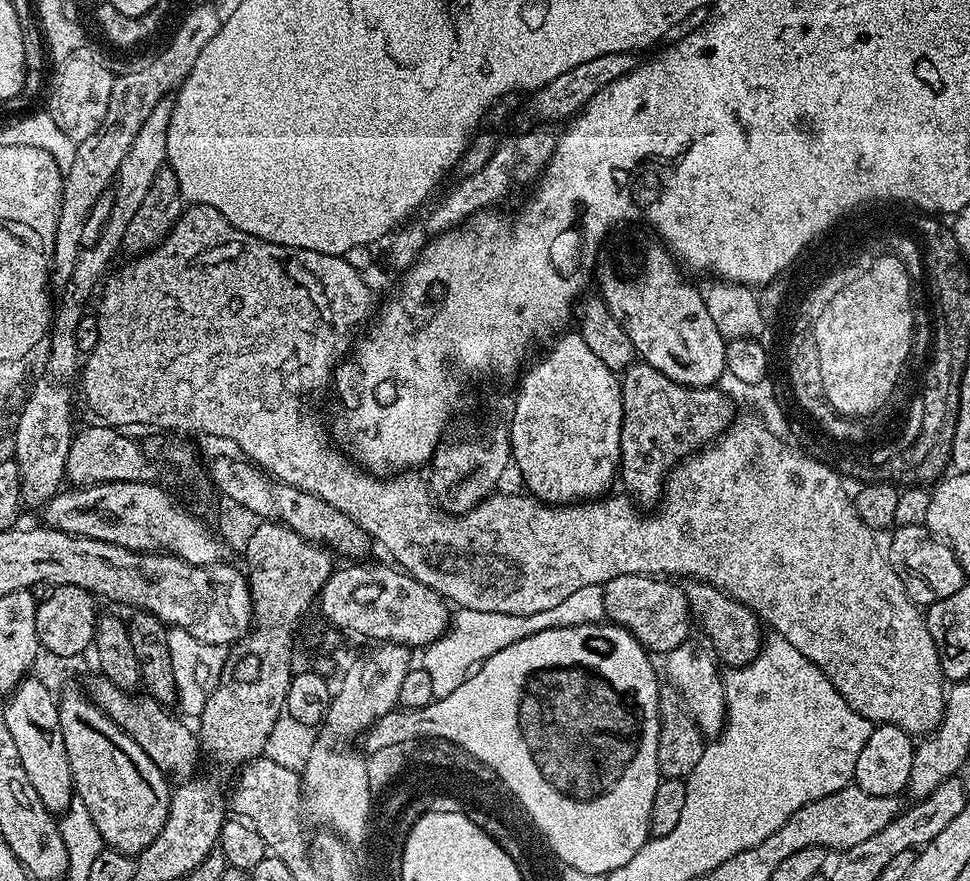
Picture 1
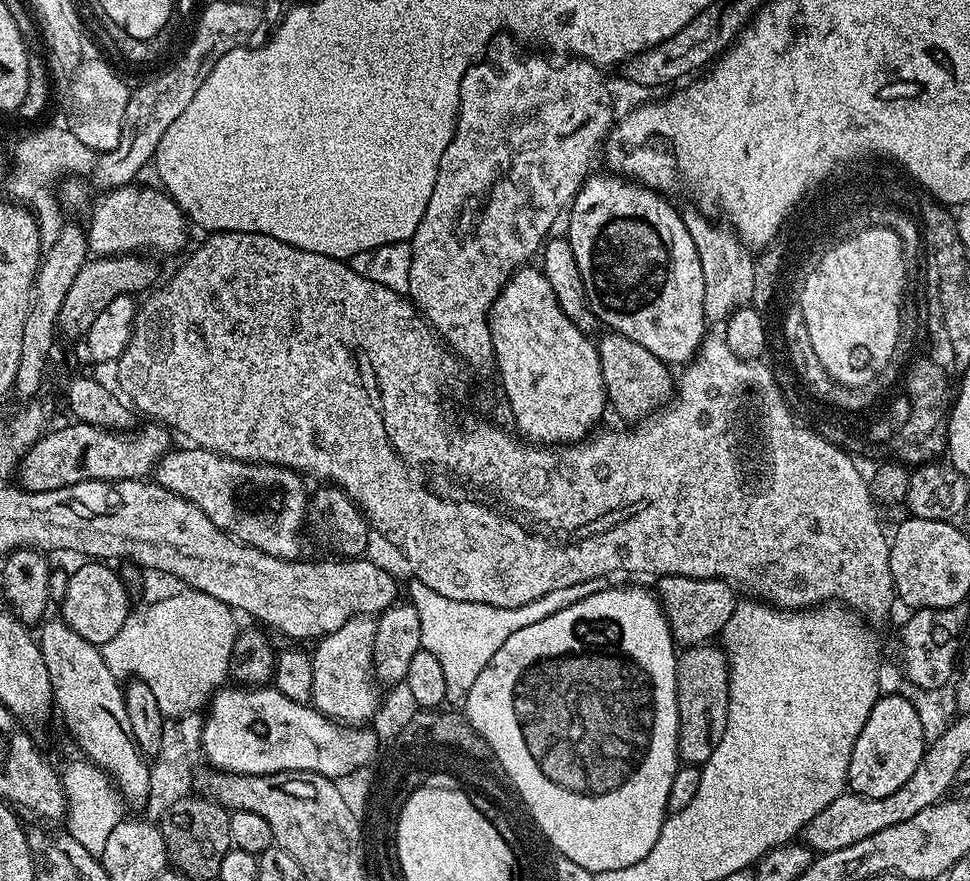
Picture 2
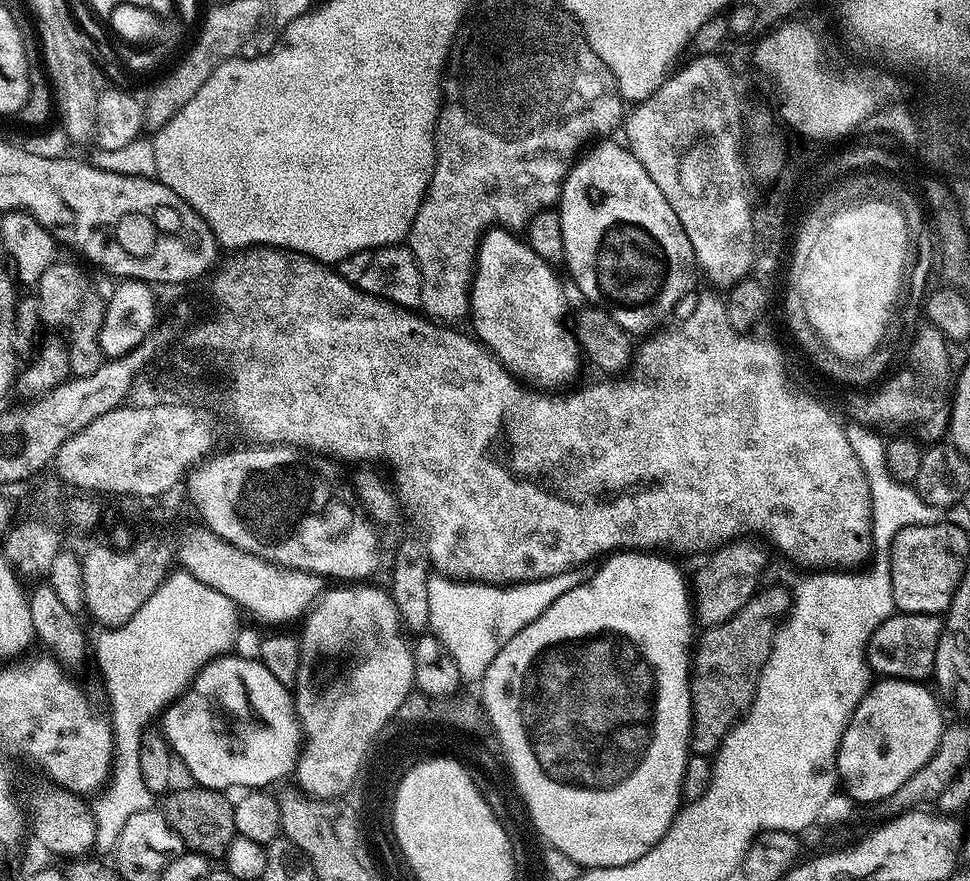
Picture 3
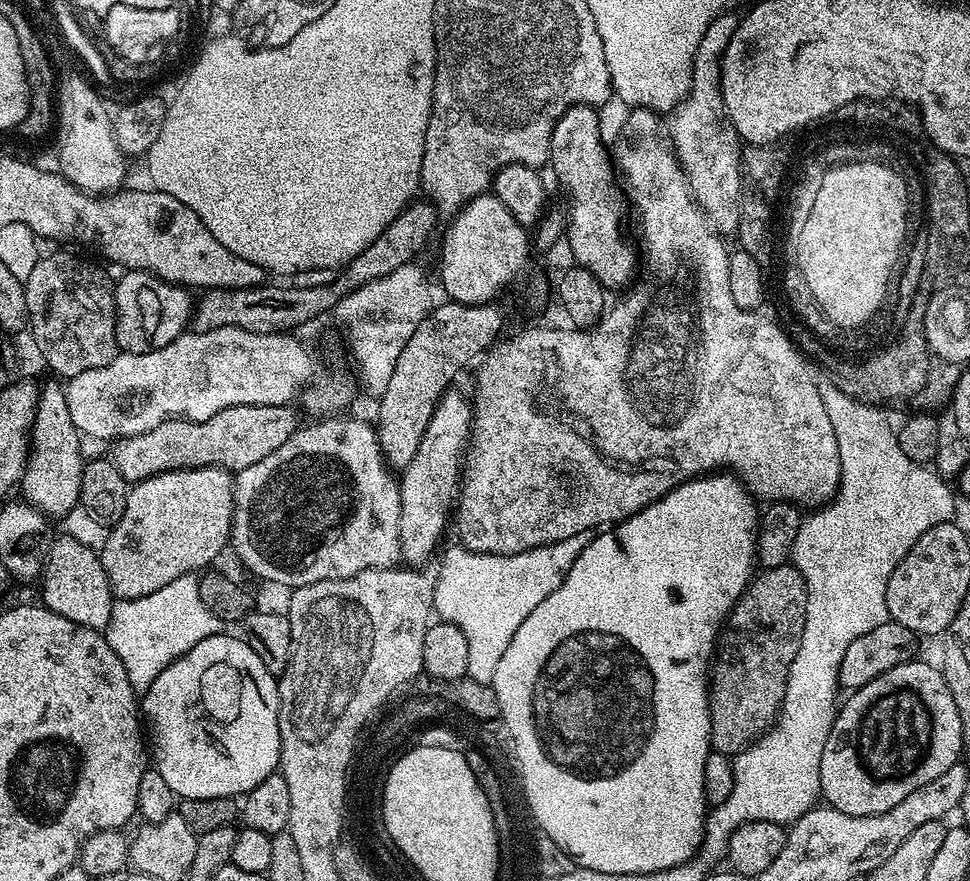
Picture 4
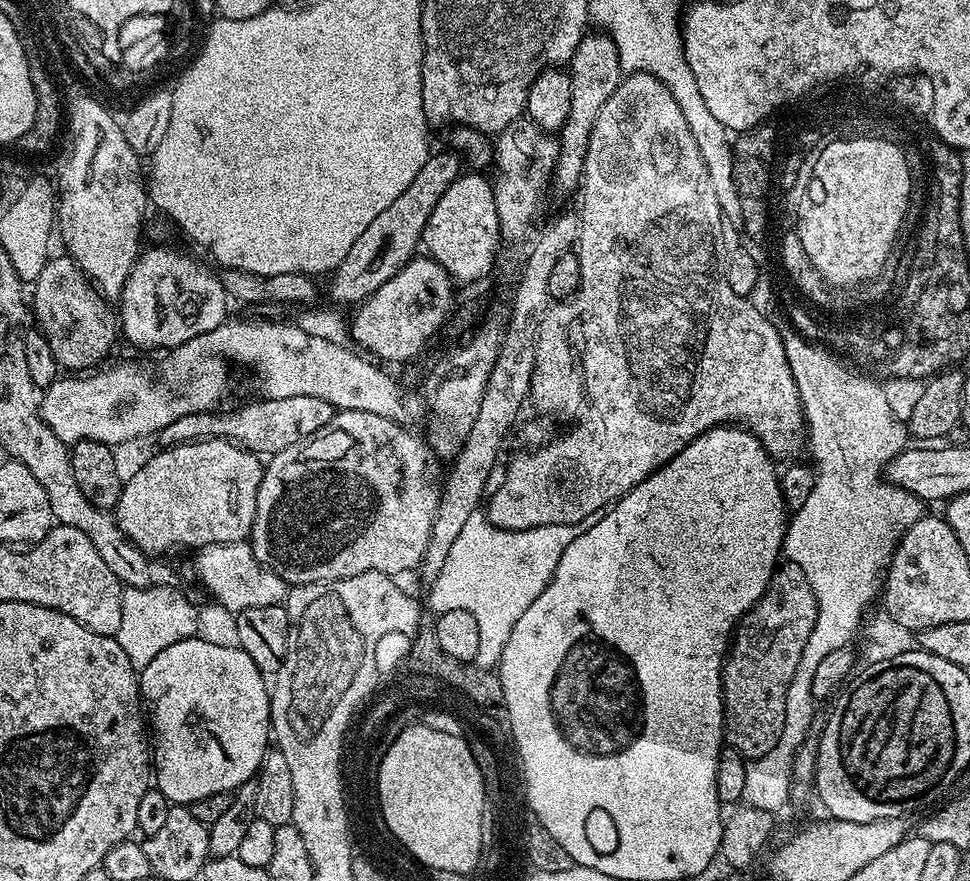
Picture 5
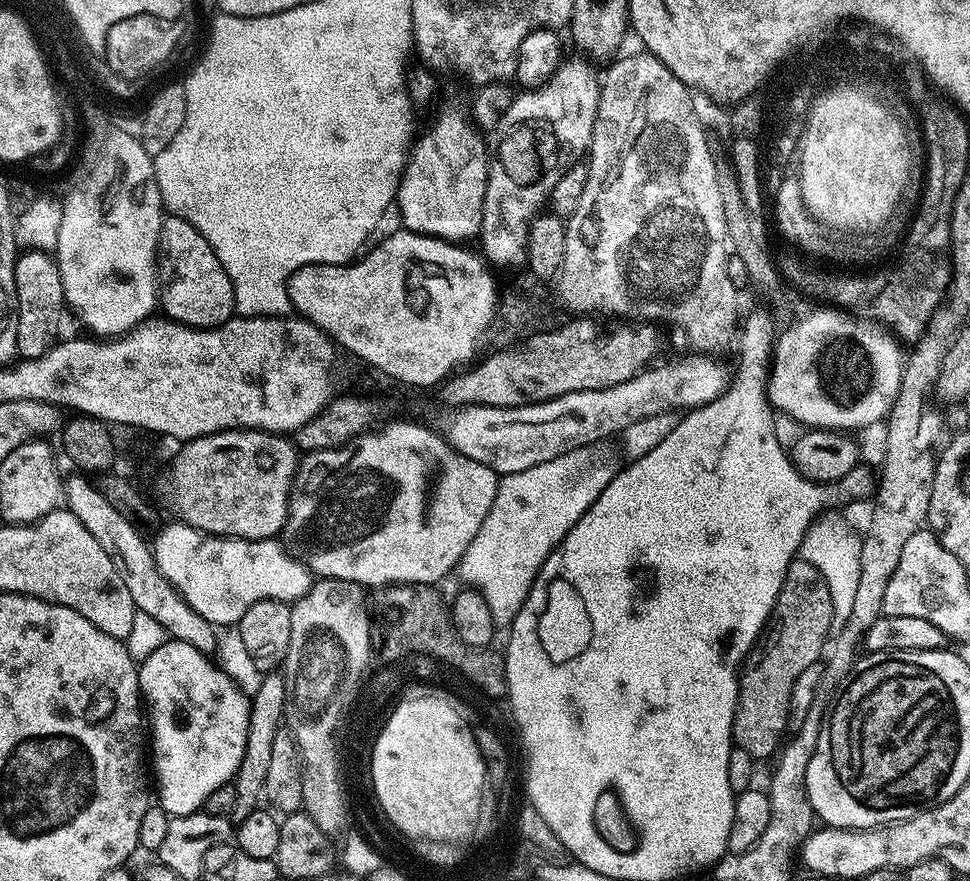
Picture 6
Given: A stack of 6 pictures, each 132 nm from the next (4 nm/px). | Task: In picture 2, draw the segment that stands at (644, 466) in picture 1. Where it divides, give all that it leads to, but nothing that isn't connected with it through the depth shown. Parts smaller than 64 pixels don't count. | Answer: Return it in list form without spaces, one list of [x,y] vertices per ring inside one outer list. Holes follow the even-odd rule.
[[[608,330],[603,333],[605,336],[601,340],[595,341],[598,350],[598,358],[602,362],[602,382],[604,389],[608,392],[608,403],[611,411],[616,411],[622,419],[628,420],[624,422],[639,422],[647,420],[649,416],[660,411],[674,395],[674,376],[671,376],[669,365],[664,364],[658,358],[654,358],[654,354],[650,354],[650,350],[646,350],[646,346],[638,346],[638,342],[630,342],[630,338],[626,338],[622,334]]]

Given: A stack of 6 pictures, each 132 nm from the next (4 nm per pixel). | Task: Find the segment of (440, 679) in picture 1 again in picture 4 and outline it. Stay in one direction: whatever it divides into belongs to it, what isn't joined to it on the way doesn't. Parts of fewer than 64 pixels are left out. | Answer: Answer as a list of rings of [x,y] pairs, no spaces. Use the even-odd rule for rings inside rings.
[[[583,532],[557,544],[509,556],[472,552],[463,546],[445,550],[444,561],[436,568],[434,612],[443,623],[458,626],[458,630],[466,634],[470,650],[468,677],[471,680],[491,684],[494,670],[498,670],[502,653],[510,646],[510,638],[514,638],[518,626],[522,626],[526,617],[540,603],[546,602],[558,586],[562,586],[564,575],[578,554],[586,550],[589,539],[589,533]]]

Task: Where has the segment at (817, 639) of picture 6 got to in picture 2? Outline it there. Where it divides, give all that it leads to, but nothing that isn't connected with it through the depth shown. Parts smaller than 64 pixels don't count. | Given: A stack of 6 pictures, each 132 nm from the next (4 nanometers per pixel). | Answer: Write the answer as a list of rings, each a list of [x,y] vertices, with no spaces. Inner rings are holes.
[[[715,643],[693,644],[685,647],[676,658],[676,697],[680,711],[678,750],[680,759],[688,766],[703,766],[718,750],[726,730],[730,690],[728,666],[730,657],[723,647]]]

